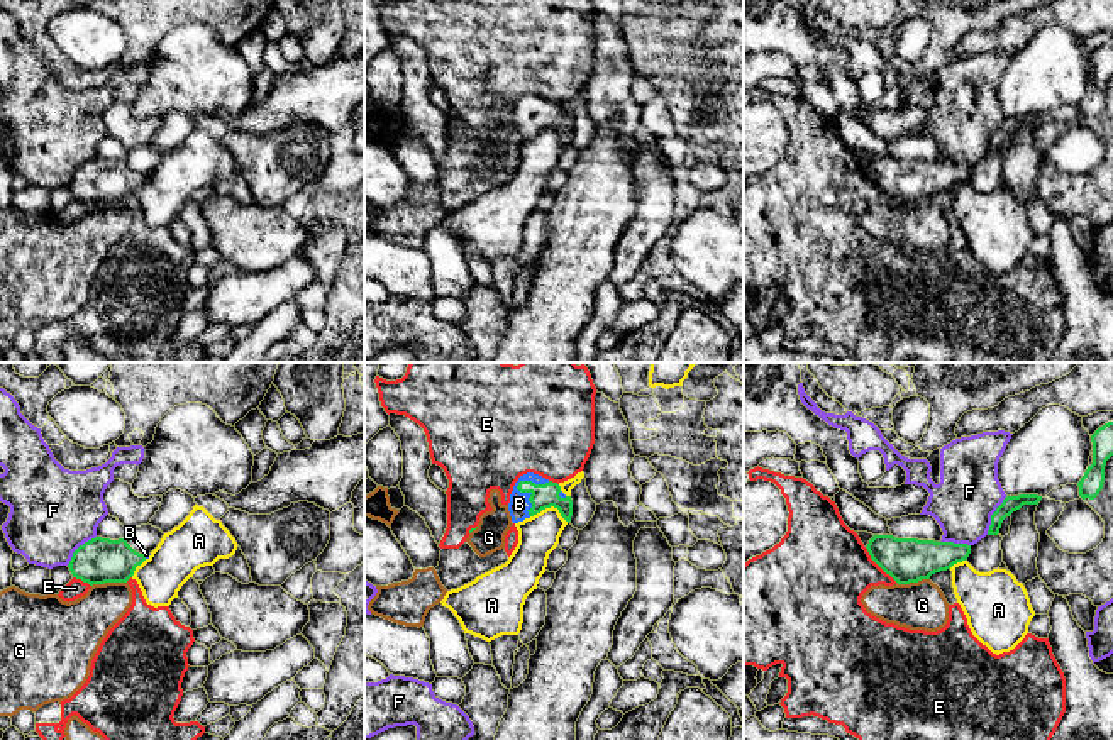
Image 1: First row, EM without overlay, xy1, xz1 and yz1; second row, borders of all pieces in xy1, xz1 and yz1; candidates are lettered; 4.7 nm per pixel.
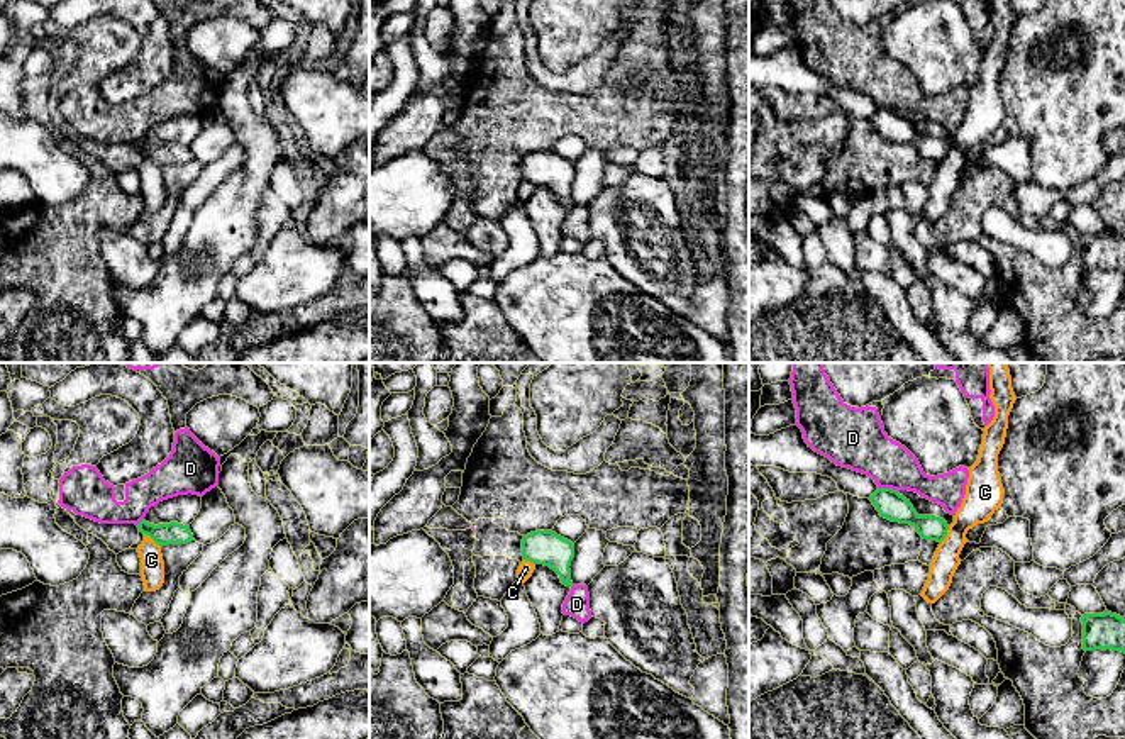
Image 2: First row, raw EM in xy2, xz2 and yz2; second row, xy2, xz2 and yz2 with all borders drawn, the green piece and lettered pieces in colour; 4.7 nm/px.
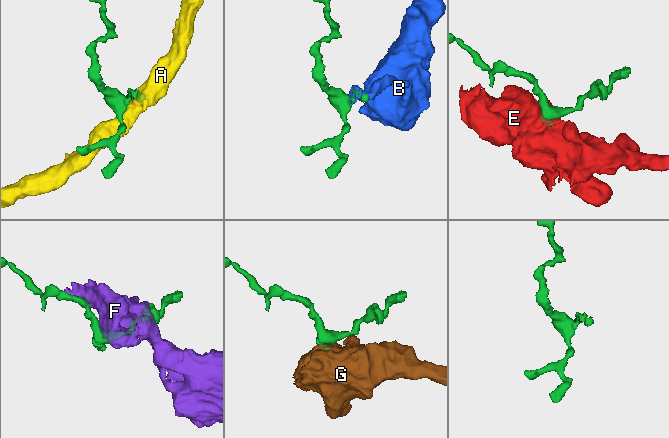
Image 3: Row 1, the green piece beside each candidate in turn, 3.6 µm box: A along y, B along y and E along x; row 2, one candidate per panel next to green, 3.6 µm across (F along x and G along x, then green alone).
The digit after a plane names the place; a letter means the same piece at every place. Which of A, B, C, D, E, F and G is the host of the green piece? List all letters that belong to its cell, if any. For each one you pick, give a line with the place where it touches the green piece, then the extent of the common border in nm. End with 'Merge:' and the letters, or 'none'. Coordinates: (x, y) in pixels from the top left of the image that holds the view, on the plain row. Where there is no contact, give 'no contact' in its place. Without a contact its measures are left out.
B: xz1 (517, 107) | 190 nm
Merge: B

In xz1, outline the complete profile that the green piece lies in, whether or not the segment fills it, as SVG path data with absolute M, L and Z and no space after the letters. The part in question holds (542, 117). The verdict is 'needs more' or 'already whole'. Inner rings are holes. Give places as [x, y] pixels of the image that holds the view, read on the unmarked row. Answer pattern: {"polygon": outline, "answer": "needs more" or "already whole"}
{"polygon": "M534 93L518 98L508 124L513 144L523 142L551 127L557 129L568 144L571 142L573 120L561 112L557 103Z", "answer": "needs more"}

